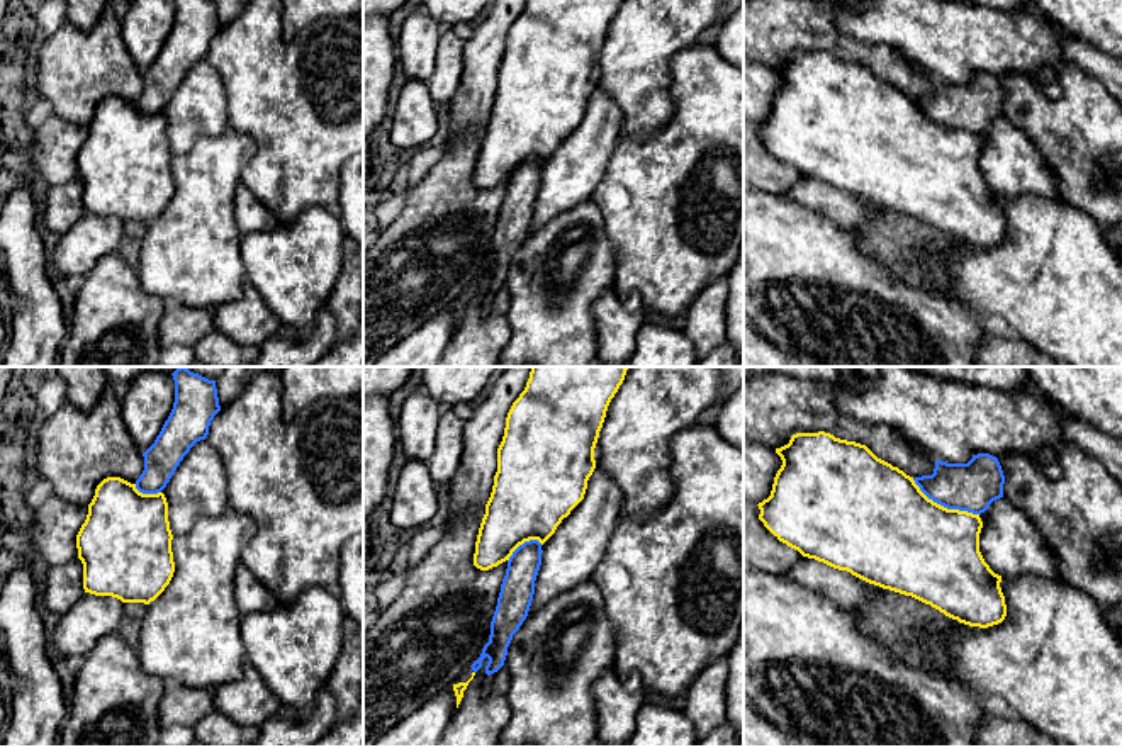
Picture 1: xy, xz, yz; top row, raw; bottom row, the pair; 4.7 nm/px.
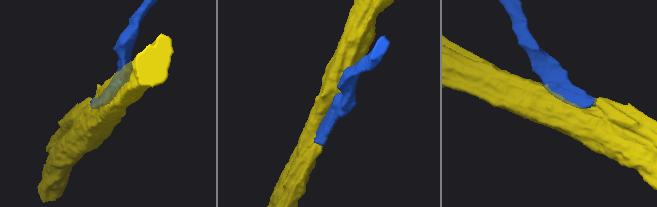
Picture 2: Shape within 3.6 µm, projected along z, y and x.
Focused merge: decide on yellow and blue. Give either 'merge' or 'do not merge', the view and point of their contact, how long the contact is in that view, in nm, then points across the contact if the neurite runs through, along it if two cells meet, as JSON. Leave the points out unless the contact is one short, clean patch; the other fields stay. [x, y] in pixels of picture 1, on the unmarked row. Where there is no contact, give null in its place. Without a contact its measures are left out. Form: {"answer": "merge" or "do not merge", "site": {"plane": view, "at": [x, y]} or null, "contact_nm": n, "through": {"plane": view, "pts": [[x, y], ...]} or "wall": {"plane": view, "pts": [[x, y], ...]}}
{"answer": "merge", "site": {"plane": "yz", "at": [942, 126]}, "contact_nm": 360}

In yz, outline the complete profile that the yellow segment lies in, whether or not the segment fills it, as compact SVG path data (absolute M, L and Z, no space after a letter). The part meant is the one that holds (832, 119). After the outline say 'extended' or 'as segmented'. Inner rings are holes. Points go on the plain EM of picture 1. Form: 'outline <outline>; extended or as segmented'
outline M796 53L789 63L776 68L783 85L771 115L759 122L759 139L783 163L803 177L905 216L912 216L945 236L969 246L988 248L1007 236L1000 202L979 171L979 138L990 124L1003 117L1005 95L996 76L978 73L968 83L935 80L932 95L910 97L898 87L878 78L866 65L835 58L830 53Z; extended

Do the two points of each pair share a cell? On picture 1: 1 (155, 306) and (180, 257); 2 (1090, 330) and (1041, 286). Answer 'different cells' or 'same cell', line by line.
1: different cells
2: same cell

